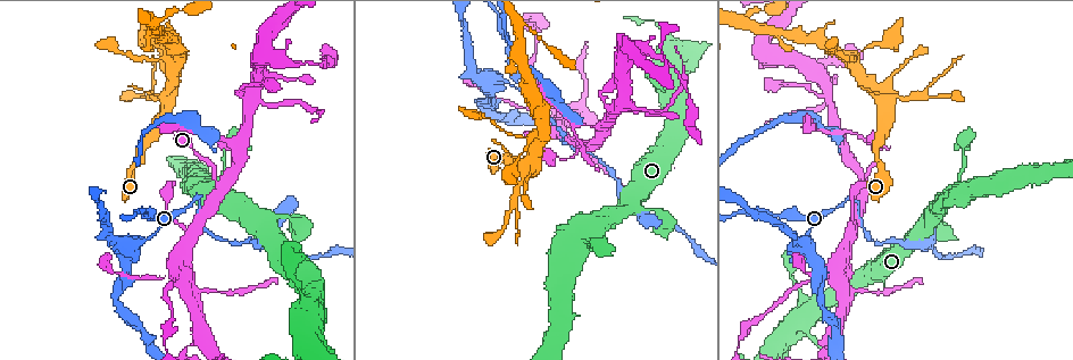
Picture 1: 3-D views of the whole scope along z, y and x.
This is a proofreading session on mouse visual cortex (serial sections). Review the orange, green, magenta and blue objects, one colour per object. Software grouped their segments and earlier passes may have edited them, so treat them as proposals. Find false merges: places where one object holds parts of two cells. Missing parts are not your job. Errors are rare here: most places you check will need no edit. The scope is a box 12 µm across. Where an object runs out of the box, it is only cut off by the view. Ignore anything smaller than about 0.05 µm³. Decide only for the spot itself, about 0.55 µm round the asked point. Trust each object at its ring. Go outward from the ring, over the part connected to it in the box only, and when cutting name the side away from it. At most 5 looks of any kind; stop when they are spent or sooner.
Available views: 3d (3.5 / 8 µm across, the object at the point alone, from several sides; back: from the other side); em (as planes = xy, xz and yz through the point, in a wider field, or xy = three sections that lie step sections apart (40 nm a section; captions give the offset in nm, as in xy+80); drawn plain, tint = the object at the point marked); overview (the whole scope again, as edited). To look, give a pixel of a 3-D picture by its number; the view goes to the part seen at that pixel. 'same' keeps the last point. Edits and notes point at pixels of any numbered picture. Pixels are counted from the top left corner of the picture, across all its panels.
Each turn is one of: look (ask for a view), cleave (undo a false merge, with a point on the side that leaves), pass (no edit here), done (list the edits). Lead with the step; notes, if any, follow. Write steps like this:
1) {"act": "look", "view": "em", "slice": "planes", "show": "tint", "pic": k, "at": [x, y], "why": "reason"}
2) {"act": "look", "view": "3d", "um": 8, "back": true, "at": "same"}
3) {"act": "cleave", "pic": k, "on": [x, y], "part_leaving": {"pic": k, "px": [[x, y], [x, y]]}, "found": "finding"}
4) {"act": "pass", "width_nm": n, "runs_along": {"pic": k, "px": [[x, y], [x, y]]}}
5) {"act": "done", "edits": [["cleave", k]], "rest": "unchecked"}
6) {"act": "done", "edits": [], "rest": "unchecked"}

{"act": "look", "view": "3d", "um": 3.5, "back": true, "pic": 1, "at": [862, 179], "why": "three arms meet"}

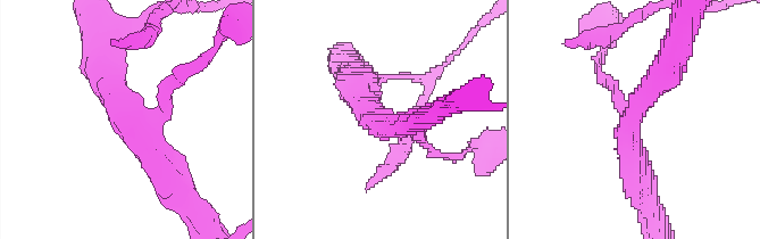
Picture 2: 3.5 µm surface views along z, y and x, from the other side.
{"act": "look", "view": "em", "slice": "xy", "step": 2, "show": "tint", "pic": 2, "at": [628, 127]}

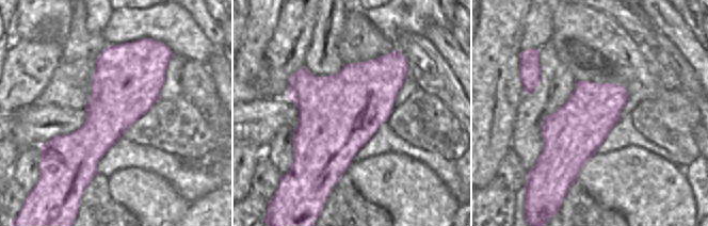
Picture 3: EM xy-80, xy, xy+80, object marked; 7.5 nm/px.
{"act": "pass", "arm_widths_nm": [100, 300, 350], "runs_along": {"pic": 2, "px": [[436, 154], [357, 90]]}, "found": "all the same cell"}

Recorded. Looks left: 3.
{"act": "look", "view": "3d", "um": 3.5, "pic": 1, "at": [217, 292], "why": "calibre changes"}

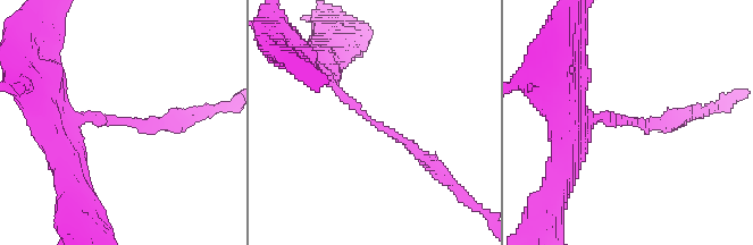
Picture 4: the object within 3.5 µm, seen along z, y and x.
{"act": "look", "view": "em", "slice": "xy", "step": 3, "show": "tint", "pic": 4, "at": [628, 118], "arm_widths_nm": [150, 200]}

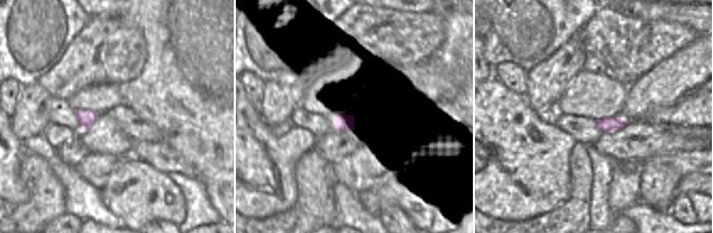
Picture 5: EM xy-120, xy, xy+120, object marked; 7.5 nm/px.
{"act": "look", "view": "em", "slice": "xy", "step": 5, "show": "tint", "at": "same", "why": "another direction"}

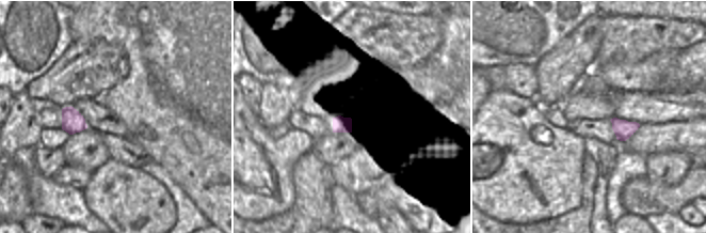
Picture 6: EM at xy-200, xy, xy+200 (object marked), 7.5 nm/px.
{"act": "cleave", "pic": 4, "on": [130, 121], "width_nm": 120, "part_leaving": {"pic": 4, "px": [[98, 119], [189, 119]]}, "found": "a second cell is stuck on"}

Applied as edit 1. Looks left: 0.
{"act": "done", "edits": [["cleave", 4]], "rest": "unchecked"}

